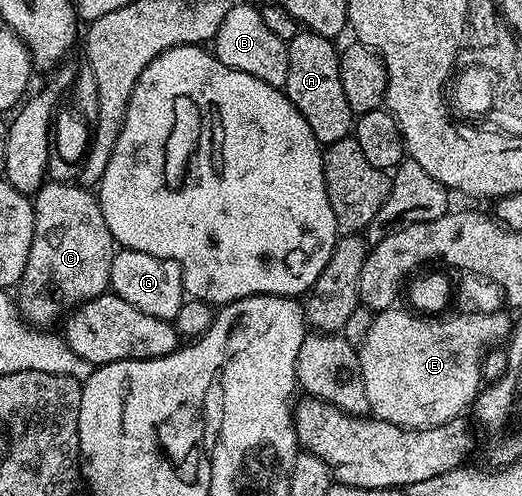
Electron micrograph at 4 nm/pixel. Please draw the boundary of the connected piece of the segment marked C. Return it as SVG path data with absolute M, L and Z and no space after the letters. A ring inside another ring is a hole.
M47 180L37 193L32 197L34 203L34 234L32 235L32 247L28 251L28 263L24 267L24 275L22 280L16 286L16 304L19 313L30 325L34 327L54 327L54 325L63 320L64 314L81 305L84 301L91 301L94 297L100 296L101 293L107 292L110 289L110 272L112 271L112 259L116 252L116 242L112 231L108 231L108 223L104 223L104 211L100 207L97 196L89 189L83 189L77 183L69 185L66 181Z

